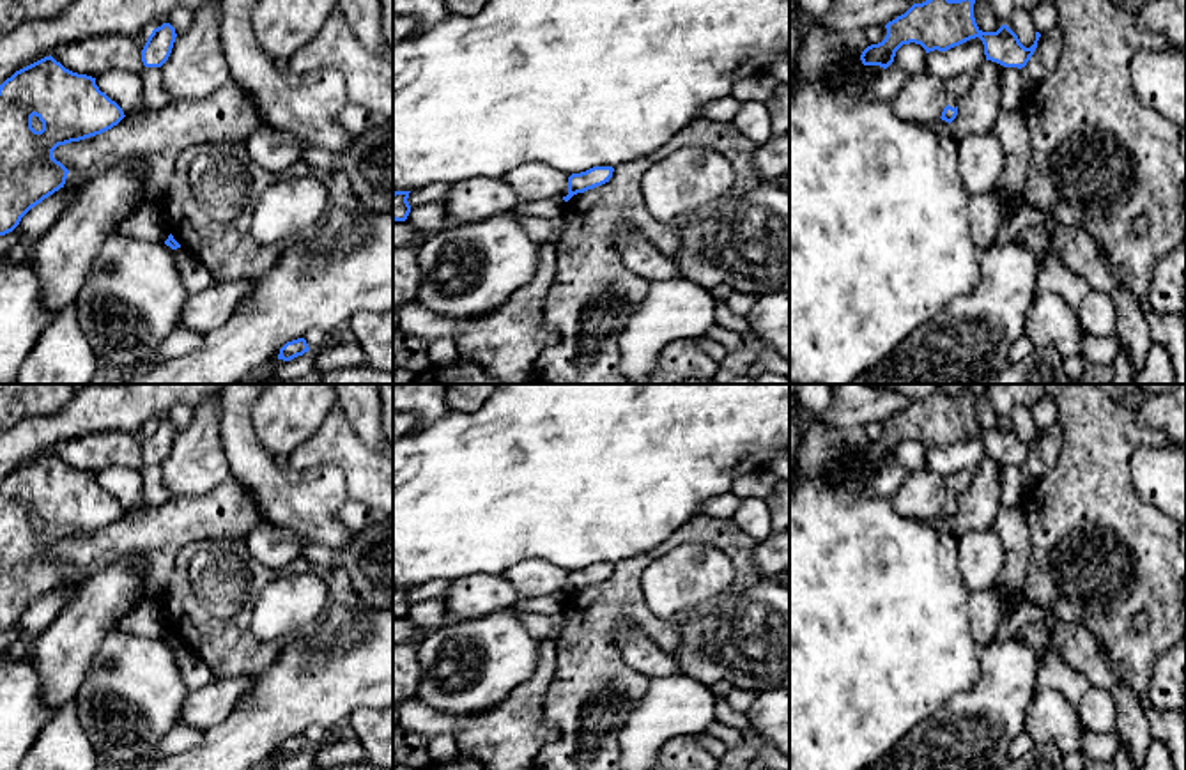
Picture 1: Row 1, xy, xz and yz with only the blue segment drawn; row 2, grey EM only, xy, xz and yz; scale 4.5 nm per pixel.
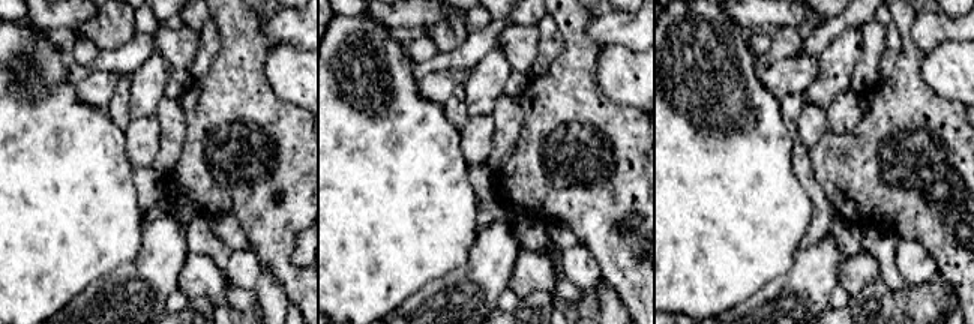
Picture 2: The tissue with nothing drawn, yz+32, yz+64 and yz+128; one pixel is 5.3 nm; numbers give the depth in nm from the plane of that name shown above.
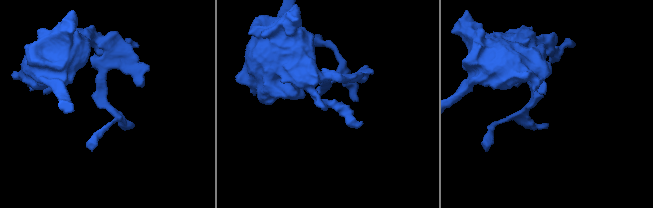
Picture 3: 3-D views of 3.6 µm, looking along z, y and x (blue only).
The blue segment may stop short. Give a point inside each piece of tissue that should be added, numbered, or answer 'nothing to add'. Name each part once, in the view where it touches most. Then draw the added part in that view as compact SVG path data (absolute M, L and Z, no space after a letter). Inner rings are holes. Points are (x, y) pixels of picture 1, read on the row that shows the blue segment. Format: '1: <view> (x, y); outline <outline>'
nothing to add

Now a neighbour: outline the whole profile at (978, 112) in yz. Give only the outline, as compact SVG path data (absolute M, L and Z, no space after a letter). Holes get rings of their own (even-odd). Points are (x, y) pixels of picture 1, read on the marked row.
M984 60L974 73L972 85L958 104L956 119L951 124L938 119L931 124L933 129L954 142L959 142L972 133L993 131L1002 110L1000 76L1004 69L1005 67L997 62Z

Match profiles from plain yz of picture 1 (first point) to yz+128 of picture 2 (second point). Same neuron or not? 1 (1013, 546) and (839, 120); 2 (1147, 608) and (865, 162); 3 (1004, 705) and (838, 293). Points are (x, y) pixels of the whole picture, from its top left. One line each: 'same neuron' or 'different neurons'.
1: same neuron
2: same neuron
3: different neurons

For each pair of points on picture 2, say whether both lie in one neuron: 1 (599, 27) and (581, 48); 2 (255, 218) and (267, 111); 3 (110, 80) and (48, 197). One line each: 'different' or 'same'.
1: different
2: same
3: different

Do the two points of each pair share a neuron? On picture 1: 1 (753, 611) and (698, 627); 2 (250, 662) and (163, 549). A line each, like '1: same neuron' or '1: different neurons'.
1: same neuron
2: different neurons

